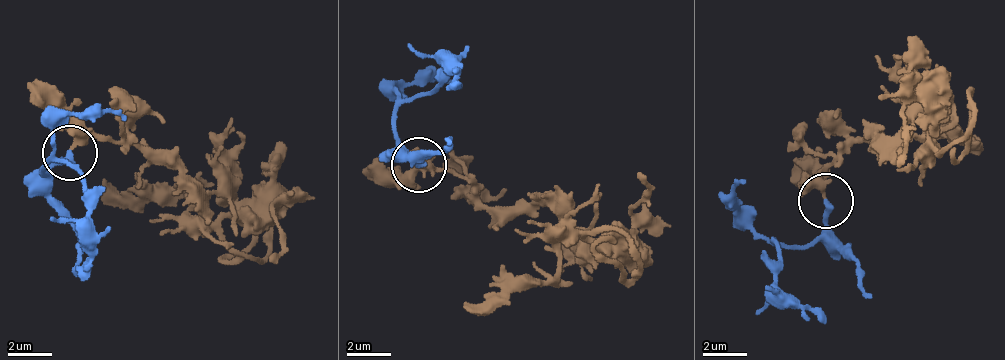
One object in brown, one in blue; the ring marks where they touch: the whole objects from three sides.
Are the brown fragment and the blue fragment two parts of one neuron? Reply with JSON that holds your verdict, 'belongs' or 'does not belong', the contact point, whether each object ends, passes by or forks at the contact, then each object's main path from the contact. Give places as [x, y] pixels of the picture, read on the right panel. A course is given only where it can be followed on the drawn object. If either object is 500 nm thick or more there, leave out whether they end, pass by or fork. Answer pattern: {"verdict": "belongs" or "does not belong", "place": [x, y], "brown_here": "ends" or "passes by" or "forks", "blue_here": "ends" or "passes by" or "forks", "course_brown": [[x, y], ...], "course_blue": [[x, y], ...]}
{"verdict": "does not belong", "place": [826, 201], "brown_here": "passes by", "blue_here": "ends", "course_brown": [[825, 199], [825, 164], [870, 127], [891, 133], [905, 118], [919, 120], [919, 103], [902, 111], [896, 165]], "course_blue": [[825, 199], [821, 229], [803, 247], [774, 243], [777, 286], [826, 324]]}

